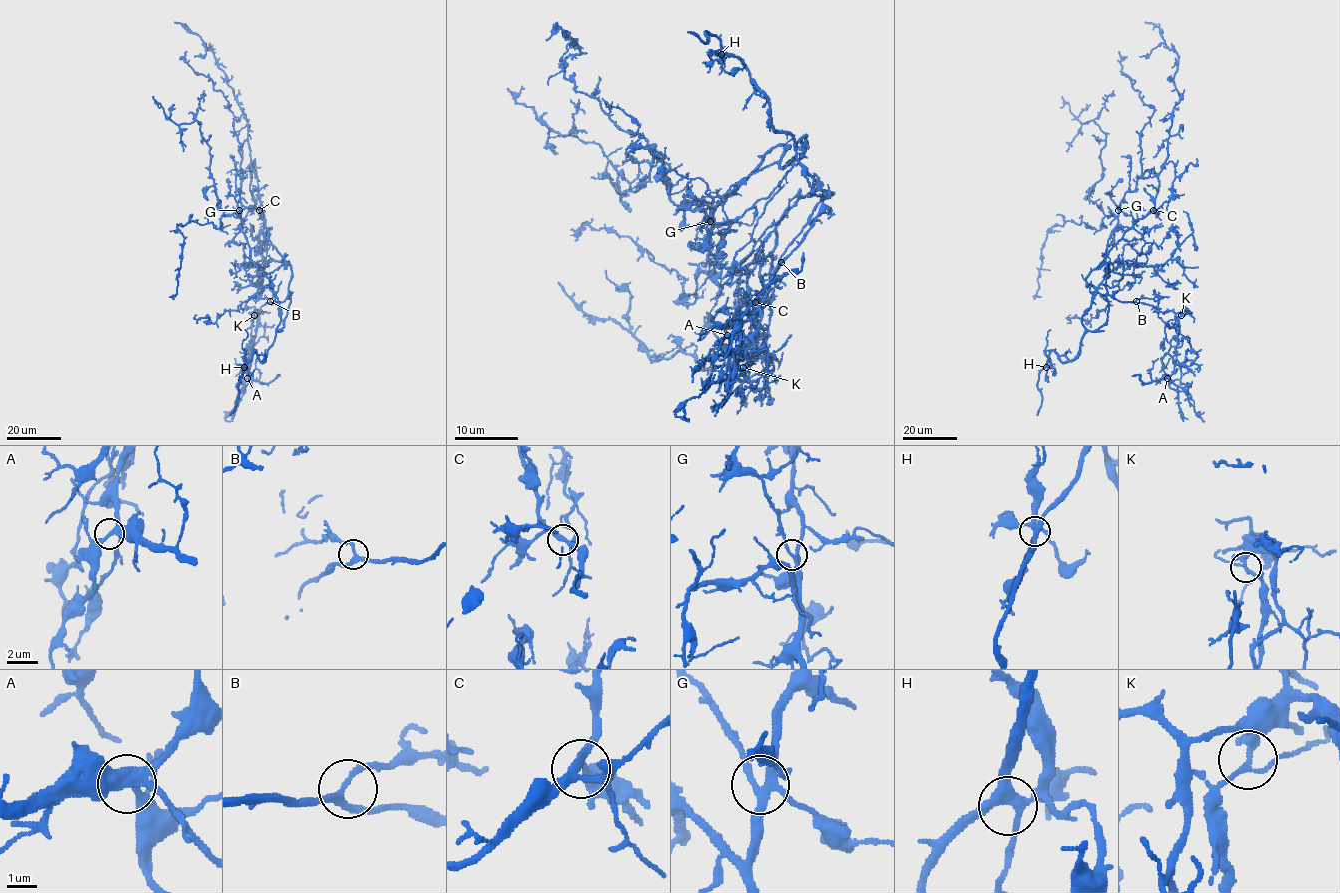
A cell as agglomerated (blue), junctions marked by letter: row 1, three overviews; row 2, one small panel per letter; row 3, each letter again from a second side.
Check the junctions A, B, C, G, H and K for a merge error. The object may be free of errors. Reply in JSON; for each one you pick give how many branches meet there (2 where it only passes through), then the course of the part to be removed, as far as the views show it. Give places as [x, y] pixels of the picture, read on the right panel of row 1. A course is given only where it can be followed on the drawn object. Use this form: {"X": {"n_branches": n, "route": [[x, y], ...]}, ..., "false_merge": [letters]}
{"K": {"n_branches": 4, "route": [[1181, 315], [1179, 332], [1168, 352], [1173, 372], [1148, 383], [1139, 375], [1132, 376]]}, "false_merge": ["K"]}

